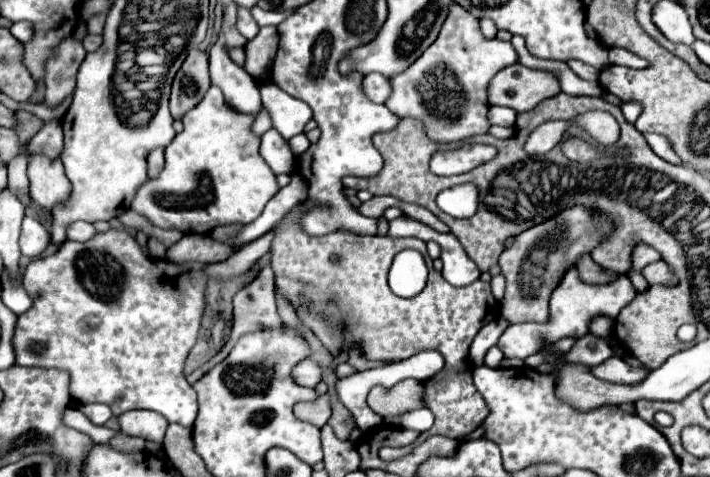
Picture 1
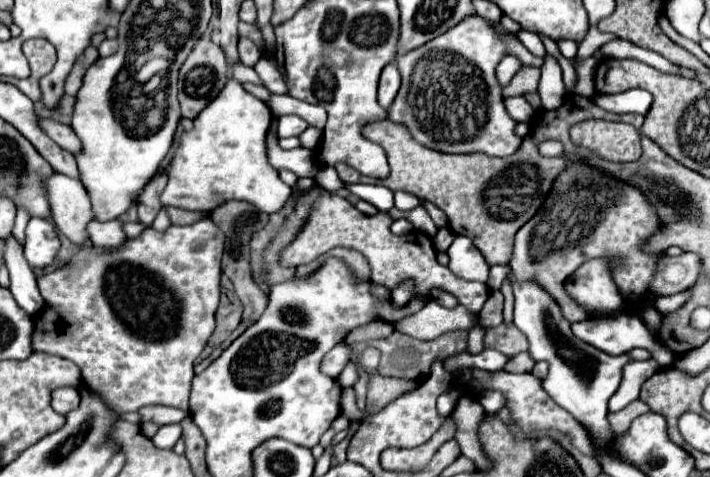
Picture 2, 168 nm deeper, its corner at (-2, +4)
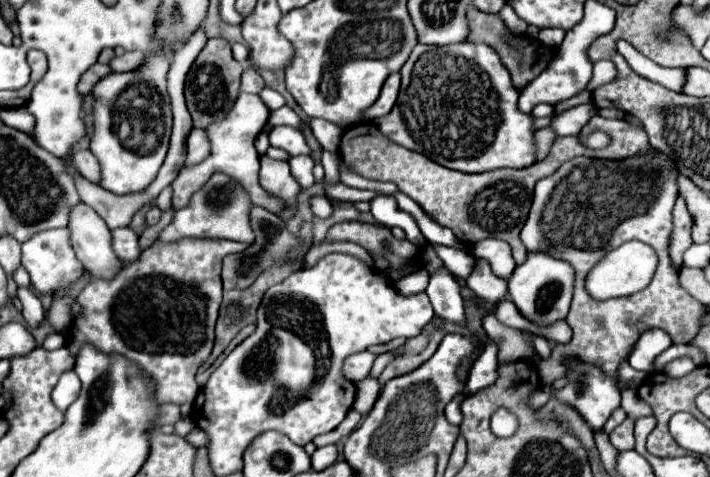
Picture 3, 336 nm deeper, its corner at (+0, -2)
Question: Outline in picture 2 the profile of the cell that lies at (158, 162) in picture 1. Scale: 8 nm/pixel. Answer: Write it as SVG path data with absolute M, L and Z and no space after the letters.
M157 174L151 178L151 182L143 188L143 192L137 198L137 206L139 206L139 222L143 224L151 224L155 220L155 216L161 210L161 202L159 196L163 192L167 184L167 174Z

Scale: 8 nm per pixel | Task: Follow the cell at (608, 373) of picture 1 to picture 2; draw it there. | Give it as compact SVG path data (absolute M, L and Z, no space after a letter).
M645 360L645 362L631 362L625 366L623 370L623 380L619 390L610 398L608 402L609 412L619 412L623 410L627 404L631 404L633 400L639 398L639 390L641 384L651 378L651 374L655 374L655 370L659 370L659 364L655 364L655 360Z

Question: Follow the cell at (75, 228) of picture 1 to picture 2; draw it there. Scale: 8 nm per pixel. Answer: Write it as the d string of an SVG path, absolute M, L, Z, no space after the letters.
M93 220L87 230L91 234L93 246L97 246L97 248L121 246L127 240L127 234L123 232L123 222L121 220L107 220L107 222Z

